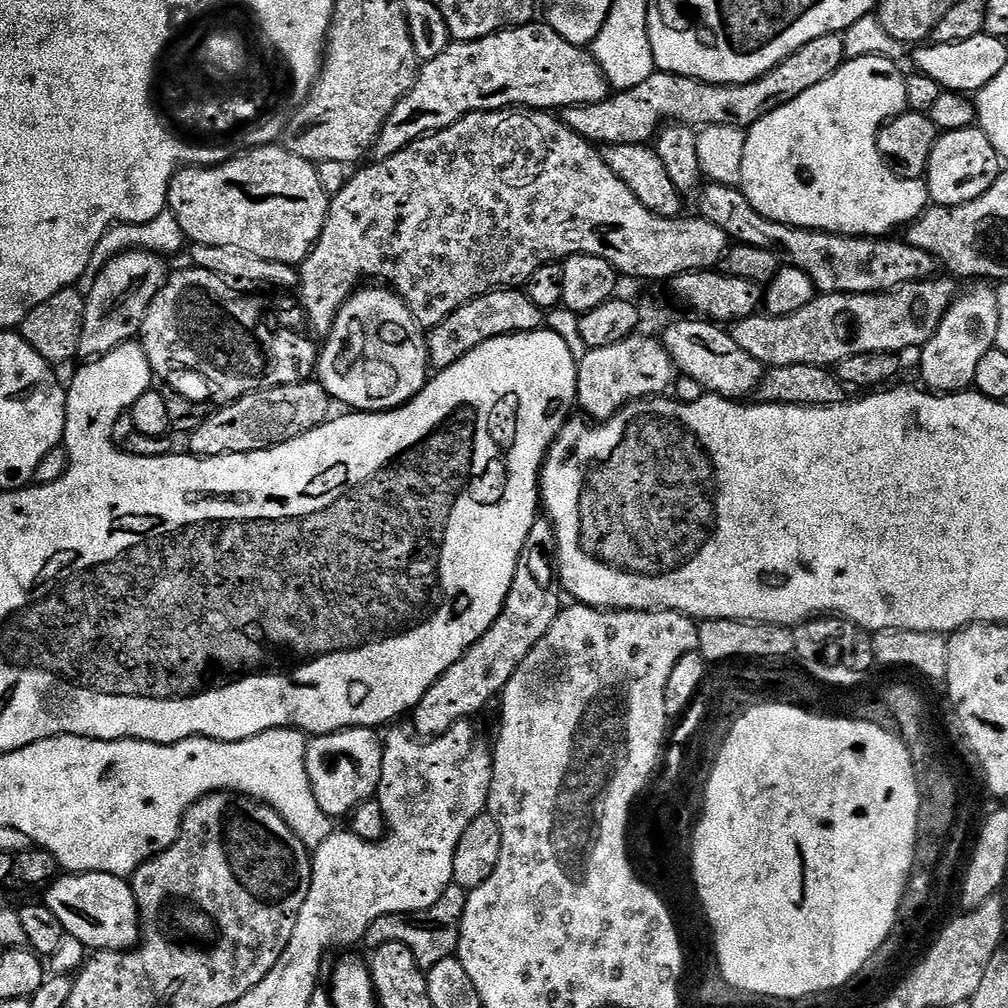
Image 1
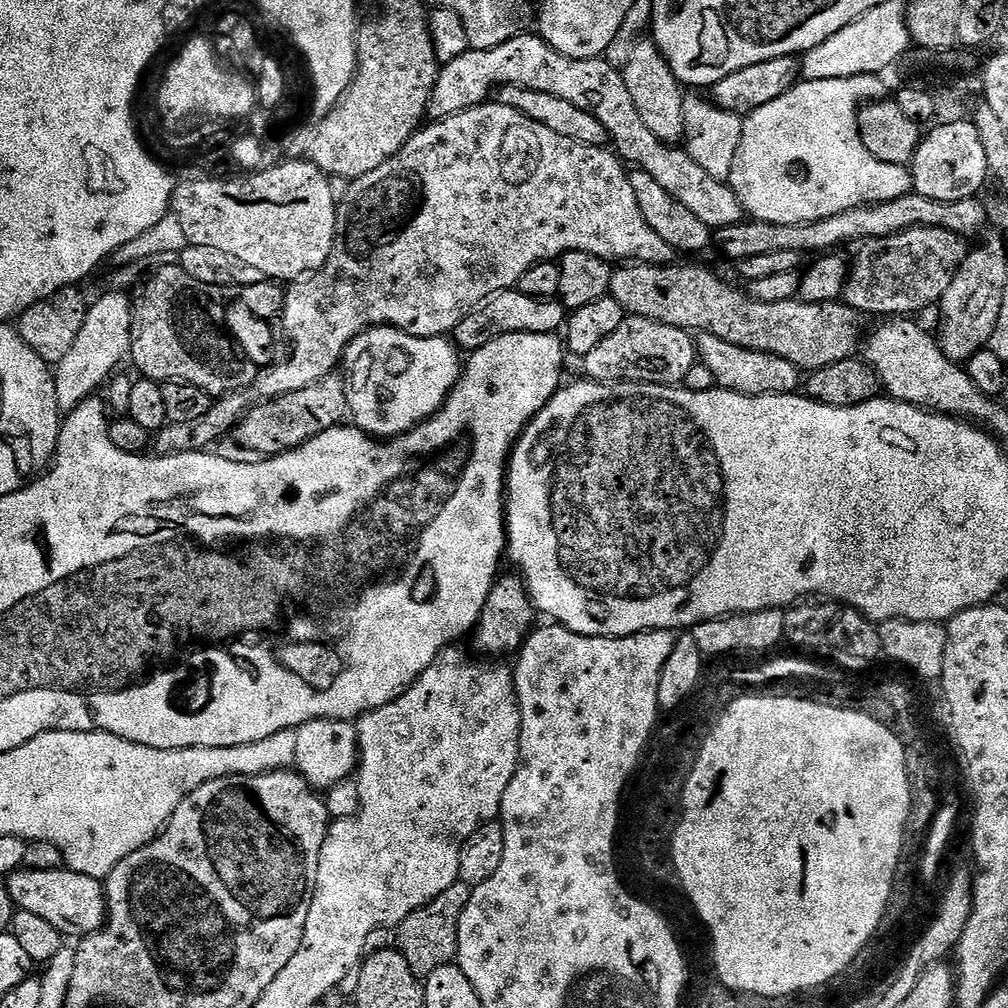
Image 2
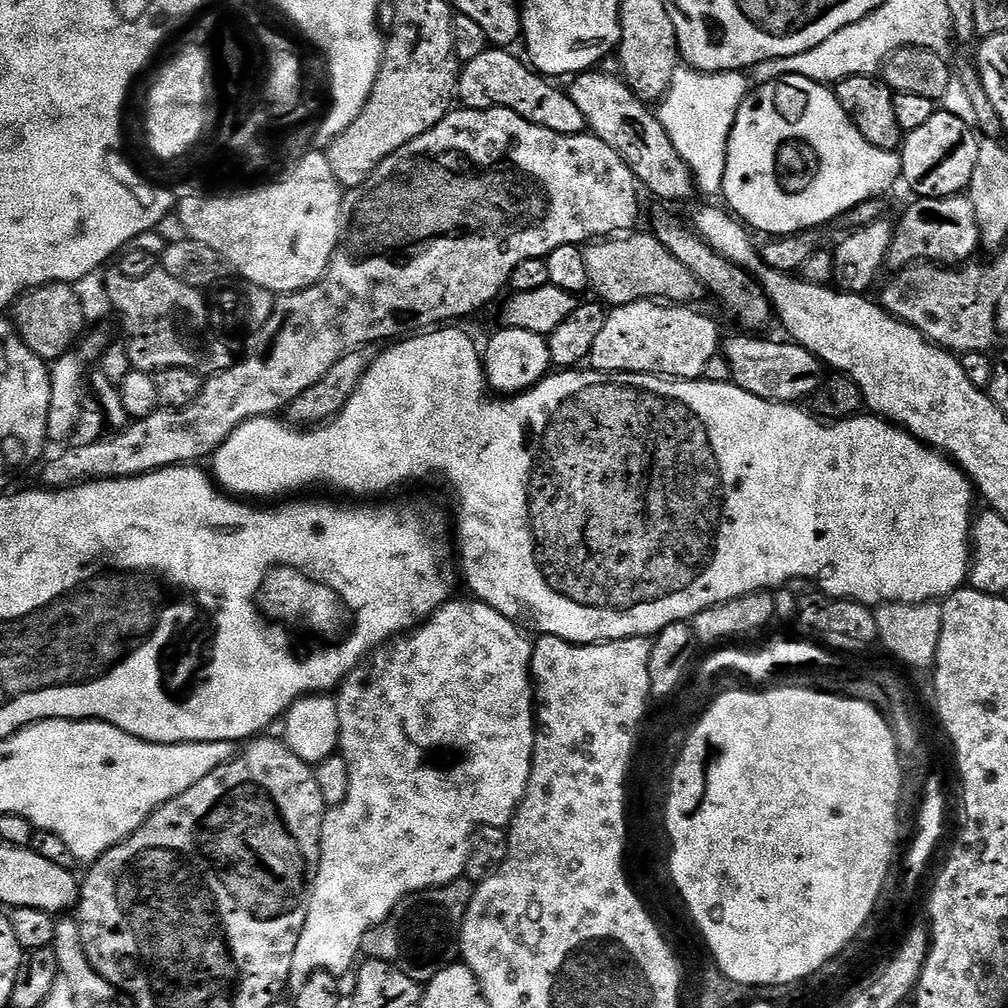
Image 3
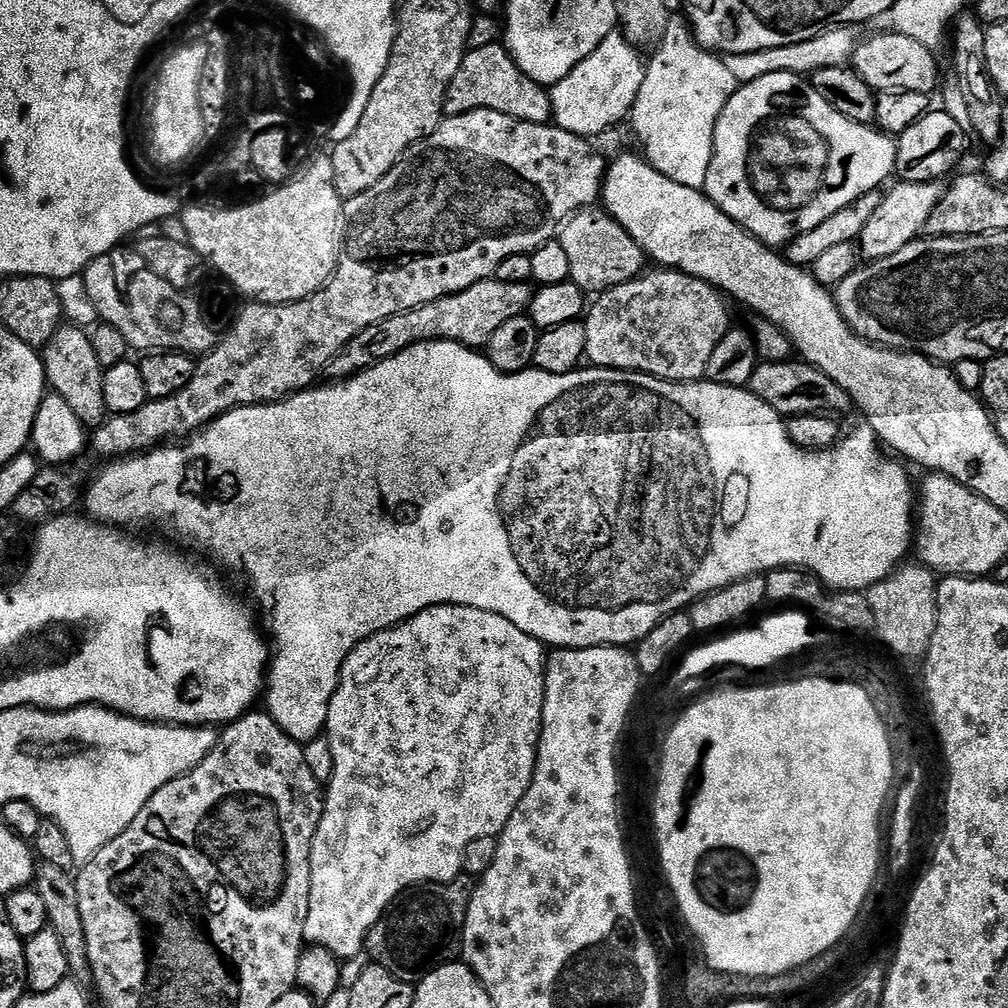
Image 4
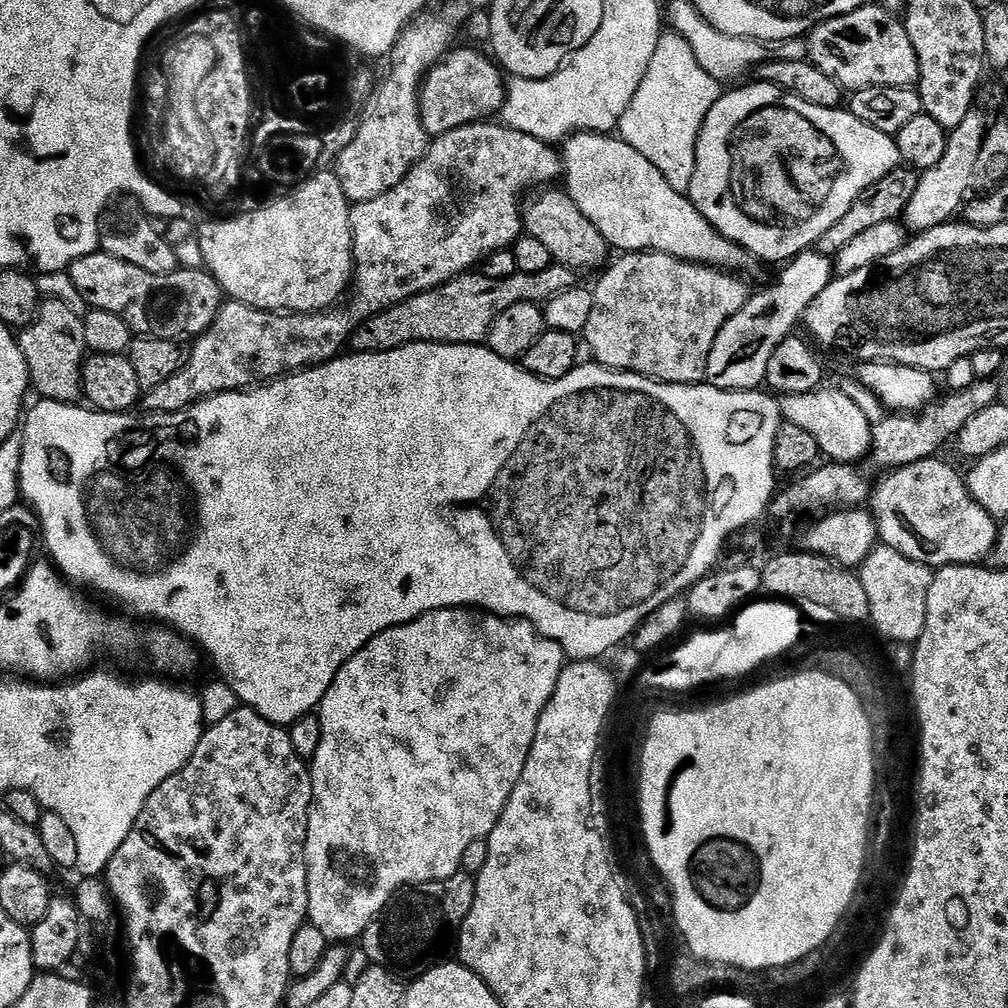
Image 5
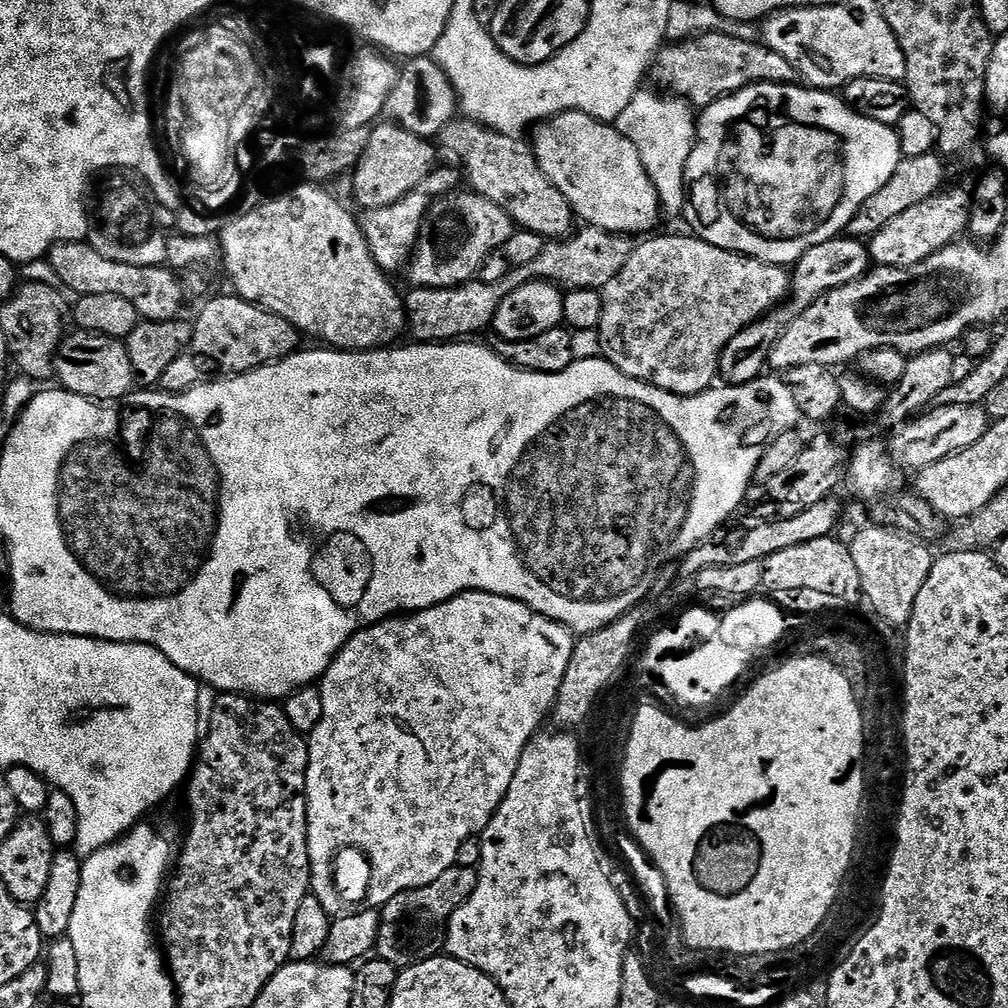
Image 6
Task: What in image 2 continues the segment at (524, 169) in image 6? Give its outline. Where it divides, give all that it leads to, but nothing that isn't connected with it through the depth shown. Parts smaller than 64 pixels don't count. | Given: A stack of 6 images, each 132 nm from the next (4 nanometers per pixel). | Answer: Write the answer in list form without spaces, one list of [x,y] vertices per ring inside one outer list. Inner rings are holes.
[[[625,263],[612,273],[610,294],[628,316],[650,318],[696,334],[709,332],[734,346],[778,354],[778,358],[794,362],[804,374],[817,372],[834,362],[851,360],[861,347],[862,316],[847,302],[831,300],[825,304],[808,304],[799,298],[786,302],[758,302],[745,289],[743,292],[719,280],[702,265],[680,263]]]

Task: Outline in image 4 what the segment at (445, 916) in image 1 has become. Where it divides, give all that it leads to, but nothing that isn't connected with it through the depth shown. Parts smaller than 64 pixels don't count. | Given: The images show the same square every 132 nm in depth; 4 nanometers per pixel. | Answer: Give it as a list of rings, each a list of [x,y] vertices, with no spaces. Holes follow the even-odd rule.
[[[457,878],[445,884],[417,884],[407,888],[381,914],[378,922],[374,922],[367,938],[364,939],[366,956],[372,959],[369,961],[377,968],[385,968],[399,980],[409,982],[419,982],[423,980],[426,973],[441,968],[444,964],[453,963],[462,948],[462,933],[473,891],[473,881],[468,878]]]

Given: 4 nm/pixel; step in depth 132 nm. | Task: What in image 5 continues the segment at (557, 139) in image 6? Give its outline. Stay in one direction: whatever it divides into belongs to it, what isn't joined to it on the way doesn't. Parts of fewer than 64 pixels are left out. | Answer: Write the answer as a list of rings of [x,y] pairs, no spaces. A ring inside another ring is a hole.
[[[577,131],[569,136],[562,144],[562,176],[565,181],[568,179],[568,197],[575,202],[578,210],[582,210],[582,214],[586,214],[586,218],[590,218],[590,222],[594,222],[594,226],[598,226],[602,238],[606,238],[613,249],[621,248],[621,253],[661,252],[692,264],[707,264],[709,268],[724,270],[740,270],[736,268],[748,268],[754,264],[753,257],[745,248],[728,240],[710,222],[706,222],[687,195],[666,182],[658,166],[642,158],[634,146],[615,135]]]

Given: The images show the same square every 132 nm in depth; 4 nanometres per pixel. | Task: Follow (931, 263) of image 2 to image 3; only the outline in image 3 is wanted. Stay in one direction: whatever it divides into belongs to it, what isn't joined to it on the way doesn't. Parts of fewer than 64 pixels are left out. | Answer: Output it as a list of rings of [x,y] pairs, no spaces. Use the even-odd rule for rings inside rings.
[[[967,195],[943,196],[942,198],[913,199],[913,204],[904,212],[900,224],[895,225],[887,267],[892,270],[907,268],[917,262],[931,262],[941,266],[959,266],[969,263],[981,247],[978,218],[974,214],[974,206]]]

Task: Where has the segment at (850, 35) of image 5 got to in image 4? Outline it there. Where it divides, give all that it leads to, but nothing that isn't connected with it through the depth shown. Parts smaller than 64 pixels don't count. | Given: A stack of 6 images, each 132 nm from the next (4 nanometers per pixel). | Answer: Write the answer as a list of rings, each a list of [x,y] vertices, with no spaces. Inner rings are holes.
[[[883,30],[875,34],[877,36],[872,36],[869,40],[861,39],[857,43],[850,61],[851,67],[872,87],[873,92],[935,93],[940,74],[936,66],[937,53],[933,49],[922,46],[922,42],[914,42],[914,38],[906,38],[902,34]]]

